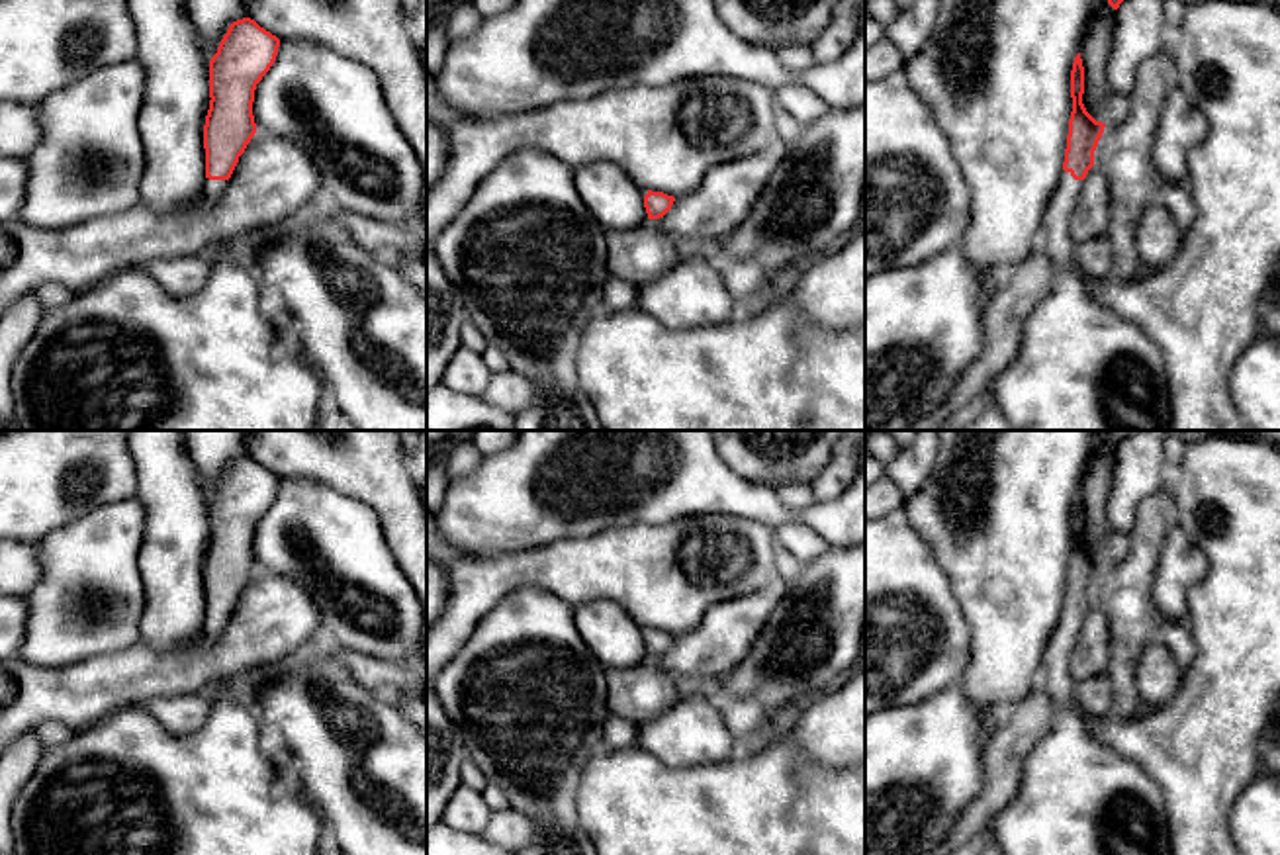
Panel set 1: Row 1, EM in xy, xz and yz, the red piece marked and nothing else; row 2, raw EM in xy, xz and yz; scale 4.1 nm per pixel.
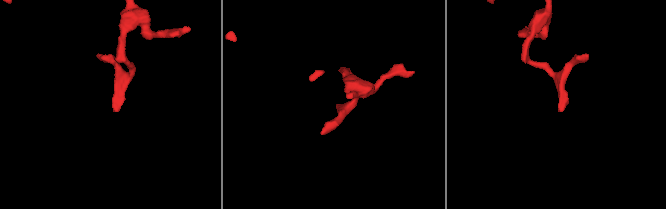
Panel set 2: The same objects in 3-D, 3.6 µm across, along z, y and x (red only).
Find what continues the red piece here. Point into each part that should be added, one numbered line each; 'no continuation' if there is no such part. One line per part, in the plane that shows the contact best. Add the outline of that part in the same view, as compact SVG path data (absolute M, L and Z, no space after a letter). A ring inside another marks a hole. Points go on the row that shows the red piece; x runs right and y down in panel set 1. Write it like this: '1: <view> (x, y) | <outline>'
1: xy (212, 188) | M206 178L206 180L204 180L202 194L204 194L204 198L206 198L209 203L213 203L213 202L217 202L217 198L223 194L225 186L227 186L227 180L209 180L209 178Z

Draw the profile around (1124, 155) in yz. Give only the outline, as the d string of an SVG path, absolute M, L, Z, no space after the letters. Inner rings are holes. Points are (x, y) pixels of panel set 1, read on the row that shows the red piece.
M1168 49L1137 68L1127 117L1118 125L1106 125L1094 151L1094 166L1104 172L1110 186L1112 270L1108 278L1114 282L1131 282L1145 272L1137 250L1137 225L1161 186L1151 151L1170 86L1172 53Z

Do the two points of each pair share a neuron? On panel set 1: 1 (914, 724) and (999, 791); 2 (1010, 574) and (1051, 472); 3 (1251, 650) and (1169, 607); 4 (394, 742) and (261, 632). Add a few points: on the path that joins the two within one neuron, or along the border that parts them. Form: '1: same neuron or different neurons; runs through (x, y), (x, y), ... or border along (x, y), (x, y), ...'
1: different neurons; border along (993, 732), (983, 756), (983, 789), (956, 816)
2: same neuron; runs through (1010, 548), (1010, 529), (1034, 505), (1034, 497)
3: different neurons; border along (1206, 574), (1188, 593), (1187, 621)
4: different neurons; border along (310, 640), (265, 666)

